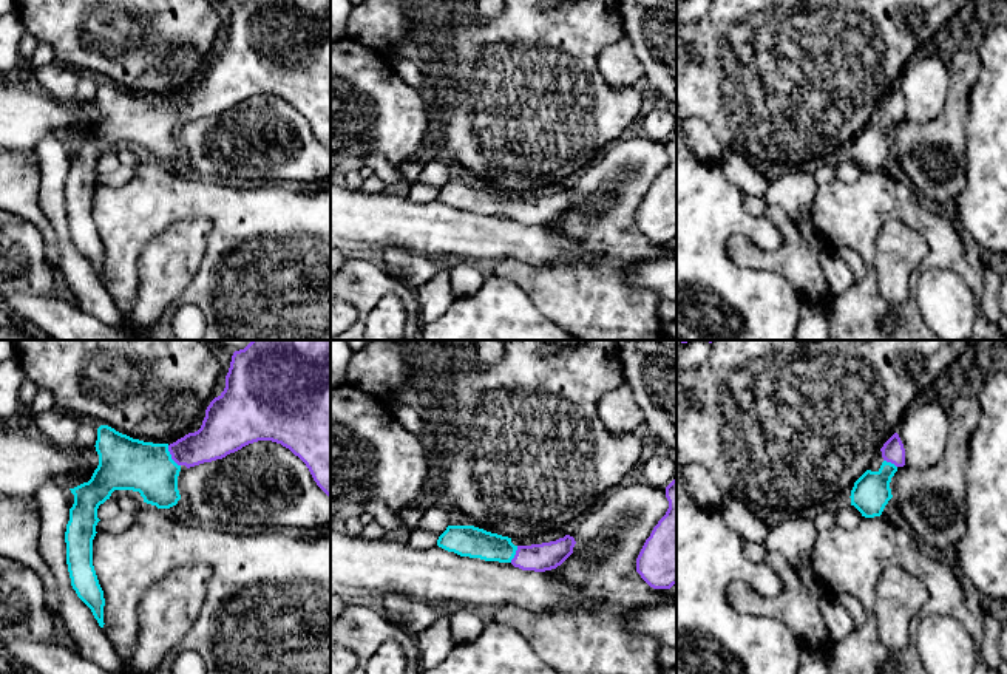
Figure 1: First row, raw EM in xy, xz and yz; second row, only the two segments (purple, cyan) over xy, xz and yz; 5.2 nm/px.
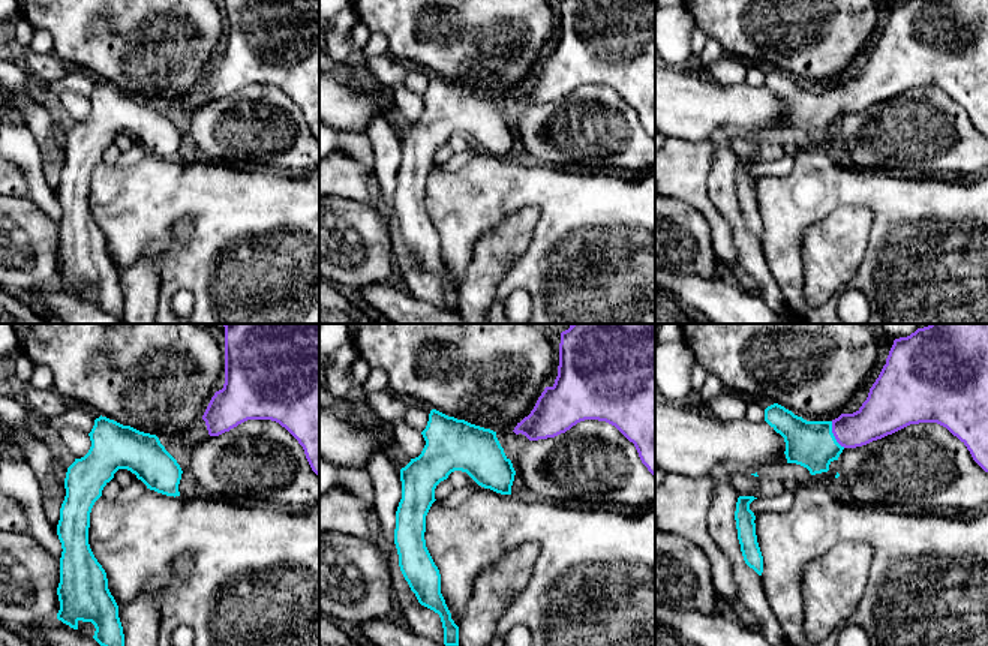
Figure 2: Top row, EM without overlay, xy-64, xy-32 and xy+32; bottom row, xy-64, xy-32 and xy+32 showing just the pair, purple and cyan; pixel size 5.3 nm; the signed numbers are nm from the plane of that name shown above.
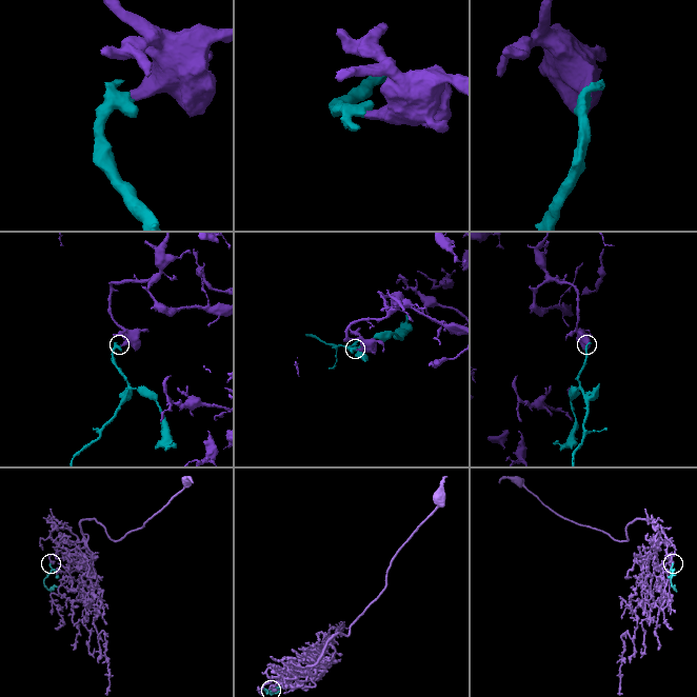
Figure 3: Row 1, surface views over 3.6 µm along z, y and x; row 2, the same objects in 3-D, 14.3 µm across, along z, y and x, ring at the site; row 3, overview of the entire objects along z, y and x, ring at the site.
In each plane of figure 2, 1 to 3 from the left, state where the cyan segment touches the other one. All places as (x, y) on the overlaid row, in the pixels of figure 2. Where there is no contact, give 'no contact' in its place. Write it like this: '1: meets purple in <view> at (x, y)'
1: no contact
2: no contact
3: meets purple in xy+32 at (834, 435)

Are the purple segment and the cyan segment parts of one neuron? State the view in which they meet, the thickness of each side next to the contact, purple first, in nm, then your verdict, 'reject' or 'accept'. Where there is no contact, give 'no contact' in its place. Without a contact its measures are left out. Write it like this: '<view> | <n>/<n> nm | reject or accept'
xy | 200/280 nm | accept

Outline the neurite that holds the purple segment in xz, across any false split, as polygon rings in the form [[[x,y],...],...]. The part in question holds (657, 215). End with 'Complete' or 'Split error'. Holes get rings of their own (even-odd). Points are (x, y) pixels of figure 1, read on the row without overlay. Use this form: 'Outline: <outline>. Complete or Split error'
Outline: [[[676,133],[666,141],[666,151],[669,162],[636,212],[636,226],[653,243],[676,238]]]. Complete

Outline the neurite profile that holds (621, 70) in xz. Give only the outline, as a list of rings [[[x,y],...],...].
[[[627,36],[599,53],[598,70],[605,83],[618,91],[639,88],[644,82],[644,68]]]

